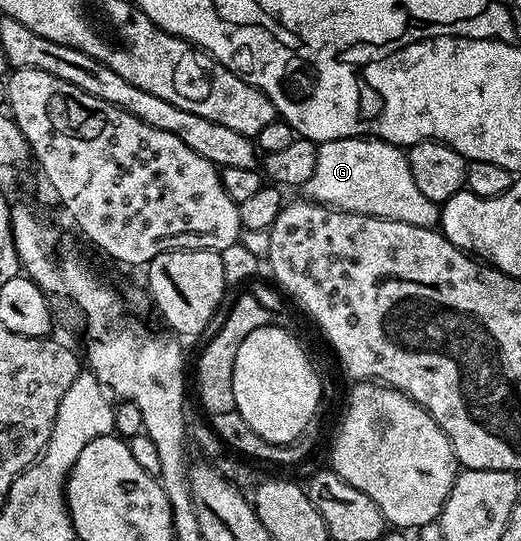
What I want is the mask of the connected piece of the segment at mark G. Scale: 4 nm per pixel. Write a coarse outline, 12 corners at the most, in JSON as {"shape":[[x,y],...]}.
{"shape":[[322,140],[308,199],[432,228],[398,145]]}

